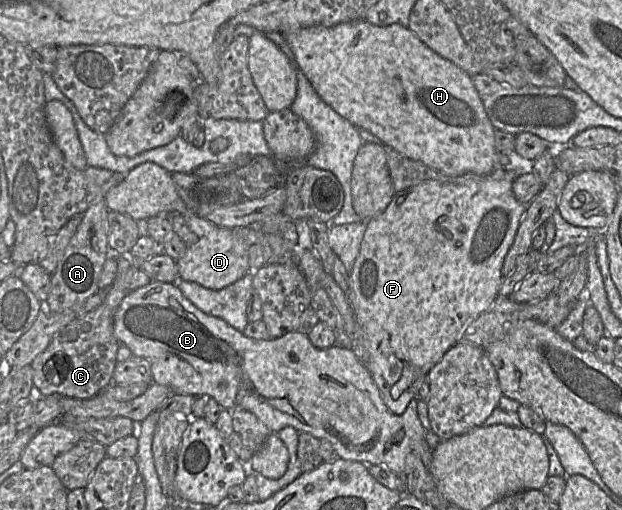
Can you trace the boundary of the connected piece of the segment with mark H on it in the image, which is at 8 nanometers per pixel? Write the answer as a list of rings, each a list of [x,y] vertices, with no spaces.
[[[366,19],[340,23],[331,27],[312,26],[299,29],[285,35],[286,41],[293,52],[297,68],[307,77],[320,98],[340,116],[347,119],[356,128],[364,129],[374,136],[387,148],[392,148],[401,155],[423,163],[447,176],[475,174],[485,176],[497,168],[497,150],[495,148],[495,131],[490,122],[479,94],[472,82],[472,77],[461,70],[451,61],[442,58],[425,45],[409,27],[400,24],[377,26]]]

